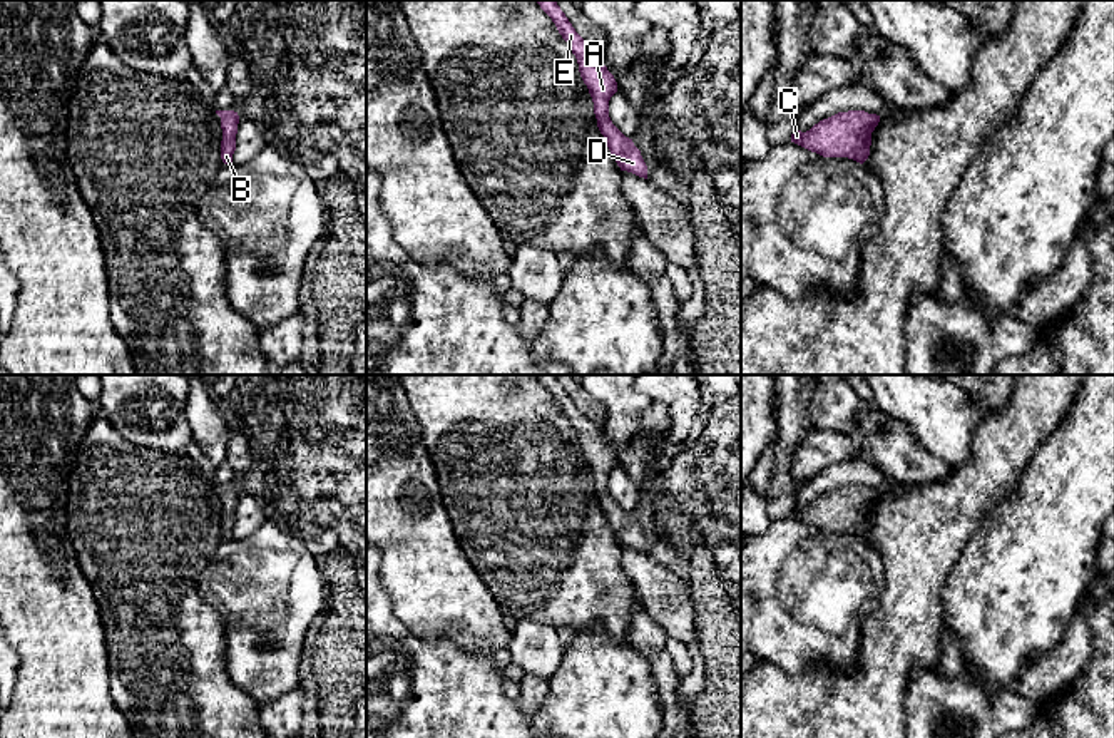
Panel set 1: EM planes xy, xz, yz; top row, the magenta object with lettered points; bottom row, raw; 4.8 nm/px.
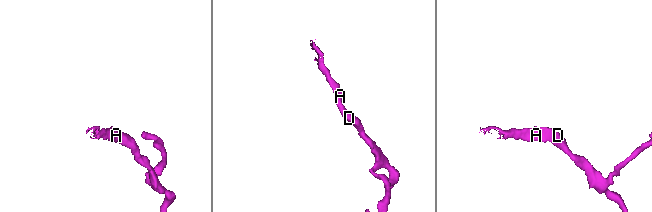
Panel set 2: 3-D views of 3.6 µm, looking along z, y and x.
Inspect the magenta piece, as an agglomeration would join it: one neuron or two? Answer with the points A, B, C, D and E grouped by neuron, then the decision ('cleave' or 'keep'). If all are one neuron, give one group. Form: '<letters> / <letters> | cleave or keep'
A B C D E | keep

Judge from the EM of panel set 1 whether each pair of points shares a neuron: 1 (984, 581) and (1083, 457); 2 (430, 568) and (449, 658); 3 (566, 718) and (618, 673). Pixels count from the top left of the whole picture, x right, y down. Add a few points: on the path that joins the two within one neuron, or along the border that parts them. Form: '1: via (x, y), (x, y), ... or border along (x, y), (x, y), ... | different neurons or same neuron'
1: via (1014, 551), (1062, 502), (1071, 487) | same neuron
2: border along (408, 630), (430, 641), (454, 641), (482, 656) | different neurons
3: via (577, 705), (604, 678) | same neuron

